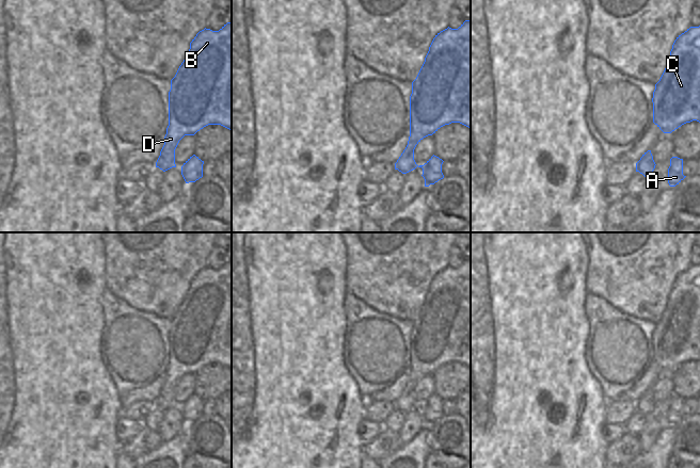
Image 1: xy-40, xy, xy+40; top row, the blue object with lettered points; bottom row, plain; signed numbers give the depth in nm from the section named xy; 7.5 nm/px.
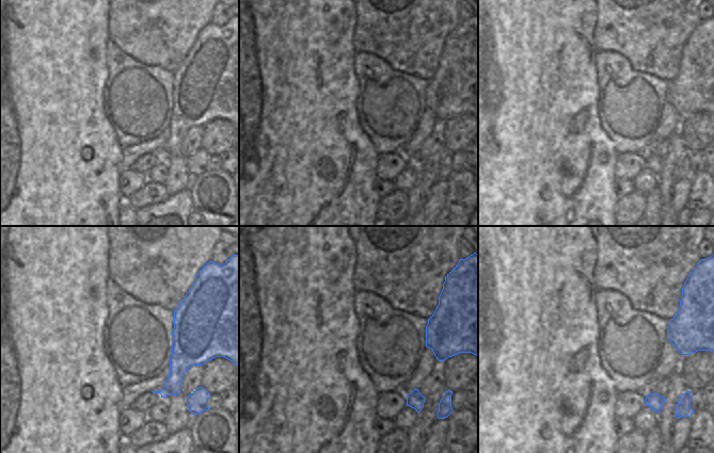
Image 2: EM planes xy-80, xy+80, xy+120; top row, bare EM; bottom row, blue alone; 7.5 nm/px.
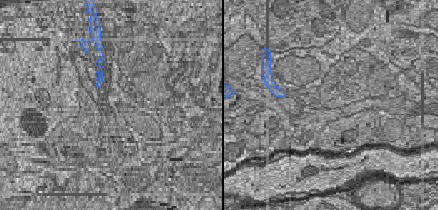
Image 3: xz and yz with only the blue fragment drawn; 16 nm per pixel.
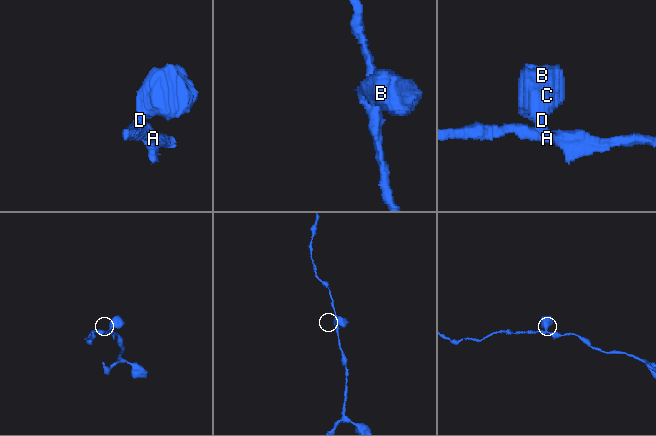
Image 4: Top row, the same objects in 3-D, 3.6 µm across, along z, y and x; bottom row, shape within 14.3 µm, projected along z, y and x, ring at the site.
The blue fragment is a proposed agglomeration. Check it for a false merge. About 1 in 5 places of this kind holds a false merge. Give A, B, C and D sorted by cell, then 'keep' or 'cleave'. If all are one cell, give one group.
A B C D; keep

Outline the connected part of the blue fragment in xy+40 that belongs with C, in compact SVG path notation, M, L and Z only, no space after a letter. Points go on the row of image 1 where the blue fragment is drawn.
M700 26L699 27L690 27L684 33L679 35L672 45L672 49L670 51L670 55L668 58L668 62L666 64L666 68L659 79L659 81L655 84L655 90L653 92L653 123L664 132L671 133L682 125L686 123L690 123L693 120L697 120L700 123Z

